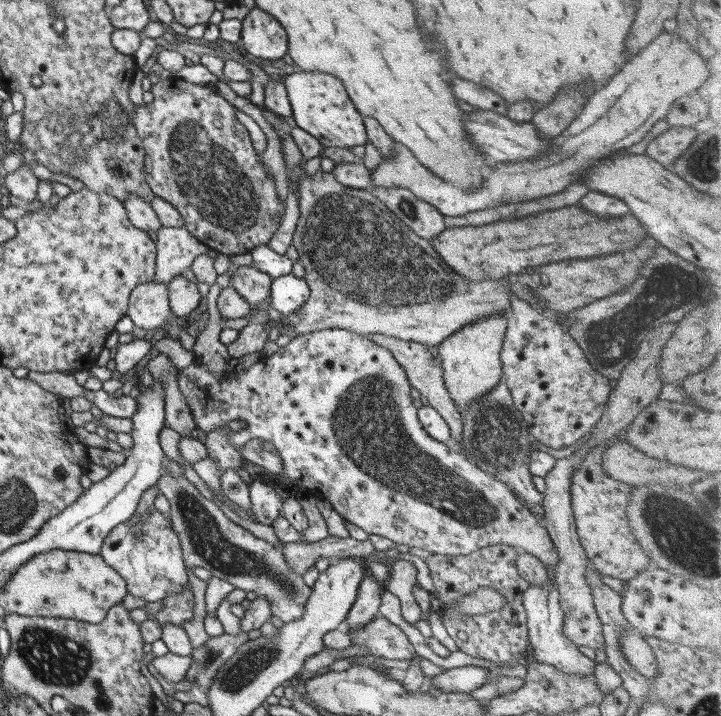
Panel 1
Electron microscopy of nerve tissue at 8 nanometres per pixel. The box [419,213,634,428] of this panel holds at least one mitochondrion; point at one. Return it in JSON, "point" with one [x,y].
{"point":[608,357]}

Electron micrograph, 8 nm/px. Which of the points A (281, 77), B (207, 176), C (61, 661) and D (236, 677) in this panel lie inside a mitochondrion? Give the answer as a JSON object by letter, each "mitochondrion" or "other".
{"A":"other","B":"mitochondrion","C":"mitochondrion","D":"mitochondrion"}

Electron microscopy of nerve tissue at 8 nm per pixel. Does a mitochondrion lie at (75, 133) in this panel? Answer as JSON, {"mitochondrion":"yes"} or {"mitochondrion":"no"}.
{"mitochondrion":"yes"}

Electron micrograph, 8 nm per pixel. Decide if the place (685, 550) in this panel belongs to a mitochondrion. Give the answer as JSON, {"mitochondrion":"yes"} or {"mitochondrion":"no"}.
{"mitochondrion":"yes"}

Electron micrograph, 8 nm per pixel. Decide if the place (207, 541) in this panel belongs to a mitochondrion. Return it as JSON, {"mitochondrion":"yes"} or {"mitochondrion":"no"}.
{"mitochondrion":"yes"}

